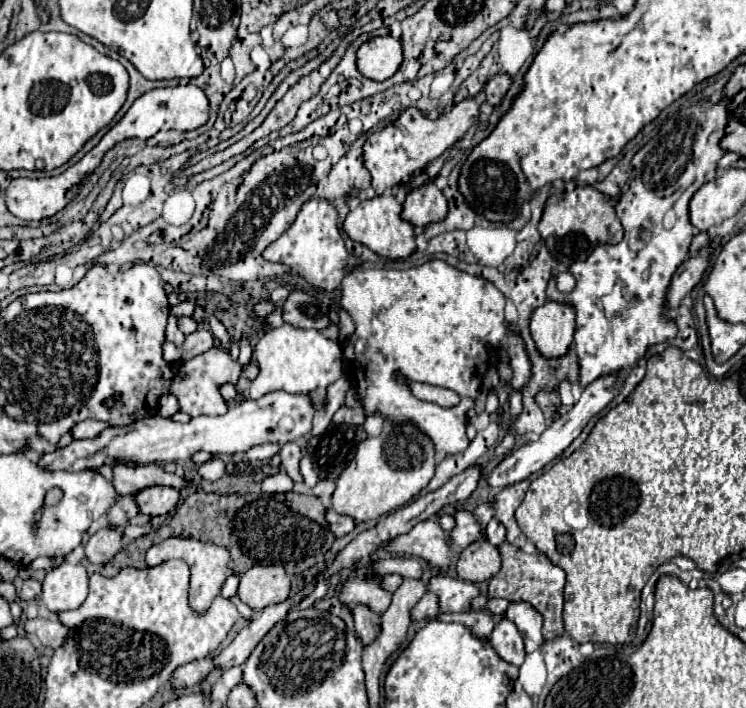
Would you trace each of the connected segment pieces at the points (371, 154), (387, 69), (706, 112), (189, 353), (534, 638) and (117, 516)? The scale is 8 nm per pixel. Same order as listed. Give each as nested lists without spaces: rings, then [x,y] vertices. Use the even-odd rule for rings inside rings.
[[[464,99],[462,103],[454,105],[448,113],[438,115],[436,119],[430,119],[416,107],[408,107],[392,125],[386,125],[384,129],[372,133],[362,147],[364,167],[372,175],[372,191],[376,195],[388,193],[390,189],[402,185],[408,175],[422,171],[430,161],[438,159],[446,149],[450,149],[456,141],[466,135],[478,113],[478,103],[474,99]],[[408,157],[412,159],[408,161]]]
[[[372,37],[370,41],[362,43],[356,53],[356,67],[358,71],[372,79],[384,81],[392,77],[402,63],[402,45],[398,39],[386,37]]]
[[[702,99],[698,105],[682,107],[670,117],[660,127],[658,135],[632,157],[634,177],[616,205],[616,215],[624,227],[624,239],[616,245],[600,245],[586,261],[570,265],[568,271],[576,279],[576,287],[570,293],[564,295],[558,291],[556,277],[550,279],[546,289],[548,301],[568,303],[576,311],[574,343],[582,371],[580,387],[586,387],[604,375],[634,369],[648,347],[676,337],[676,321],[668,321],[666,291],[674,271],[688,257],[696,233],[688,219],[688,201],[704,183],[716,179],[718,161],[726,153],[720,147],[726,127],[728,99]],[[616,281],[622,283],[624,297],[628,301],[638,297],[638,303],[628,307],[626,313],[608,319],[600,297],[608,295]]]
[[[198,329],[190,335],[186,335],[186,341],[182,345],[182,359],[196,357],[212,347],[214,347],[214,335],[208,329]]]
[[[510,603],[504,617],[512,619],[516,623],[518,631],[524,637],[526,653],[532,653],[534,649],[538,649],[544,643],[542,619],[540,619],[540,615],[536,615],[536,611],[532,611],[532,607],[528,607],[528,603]]]
[[[128,493],[128,495],[120,495],[116,499],[116,503],[108,509],[108,523],[112,527],[122,527],[128,523],[128,519],[132,519],[140,509],[136,507],[136,493]]]

